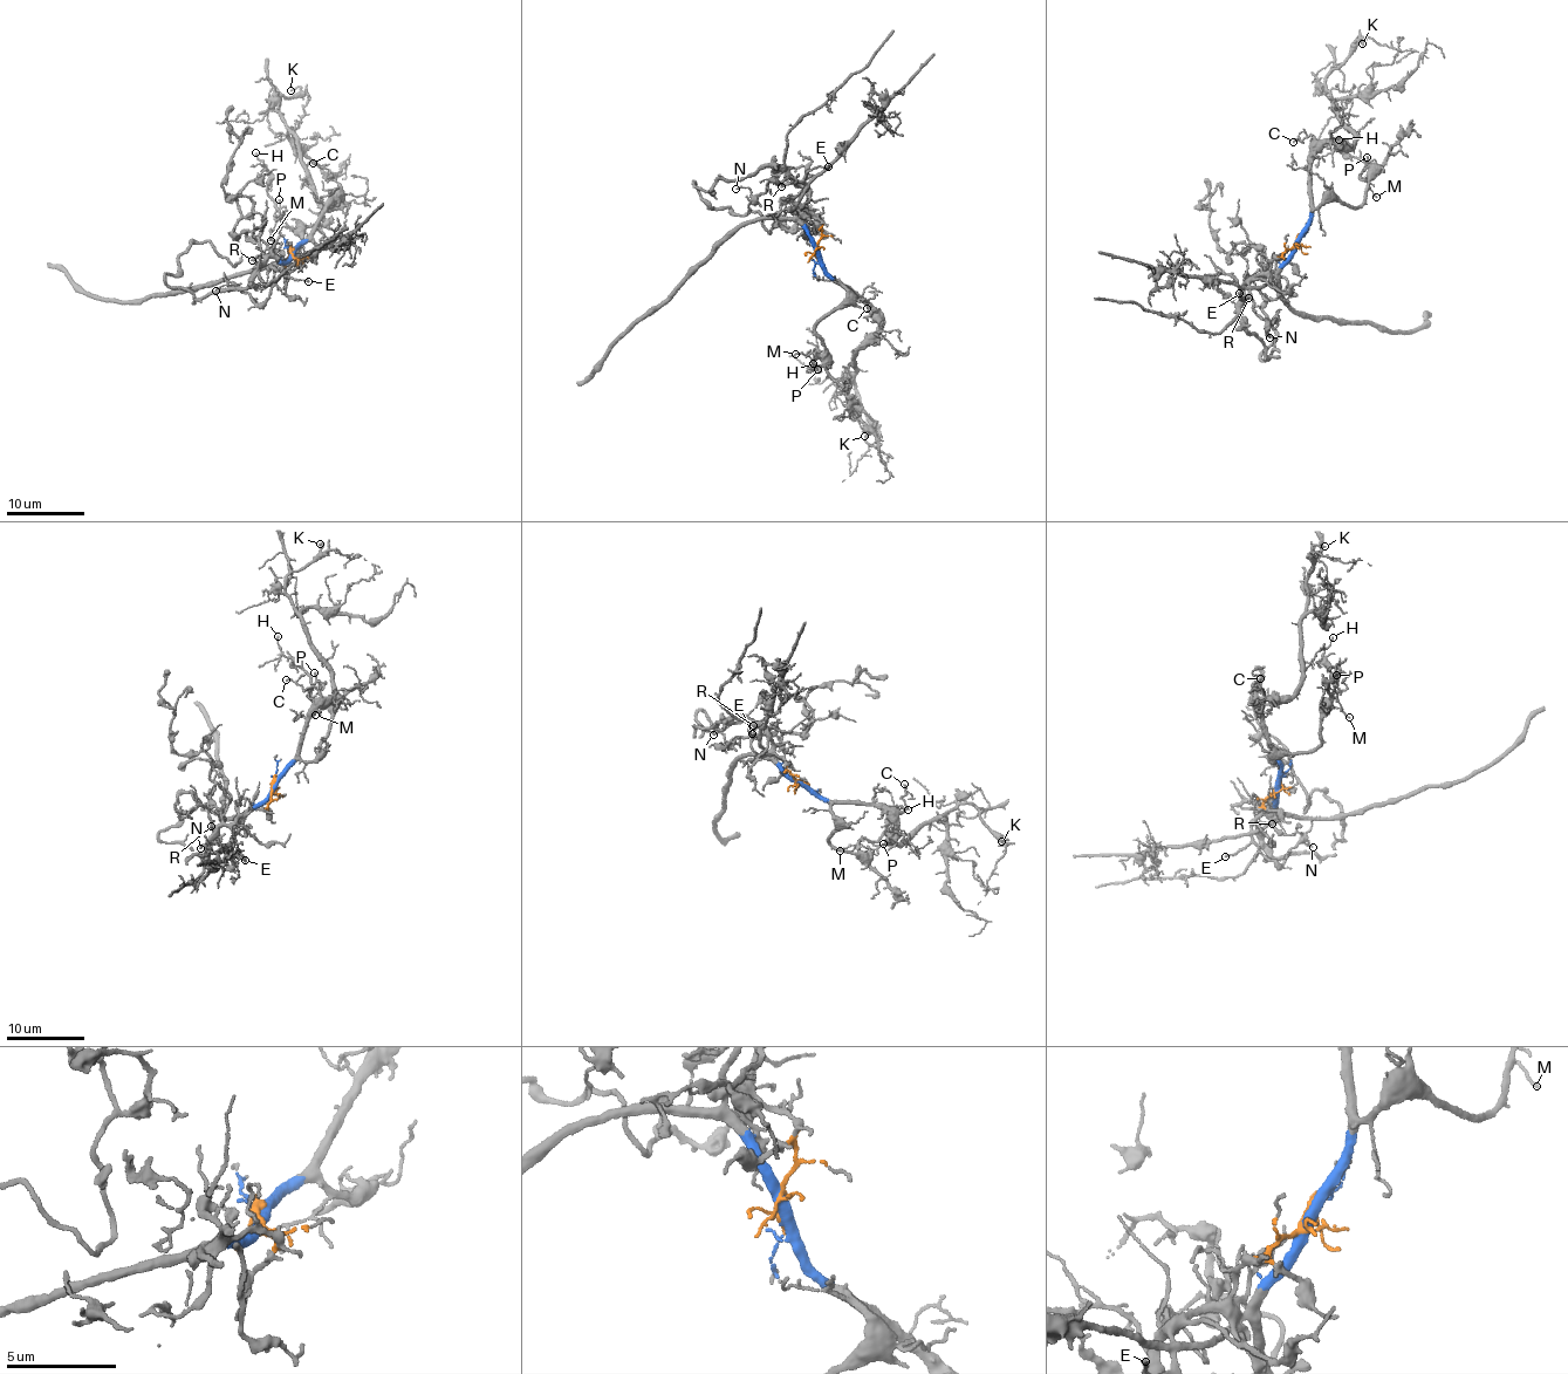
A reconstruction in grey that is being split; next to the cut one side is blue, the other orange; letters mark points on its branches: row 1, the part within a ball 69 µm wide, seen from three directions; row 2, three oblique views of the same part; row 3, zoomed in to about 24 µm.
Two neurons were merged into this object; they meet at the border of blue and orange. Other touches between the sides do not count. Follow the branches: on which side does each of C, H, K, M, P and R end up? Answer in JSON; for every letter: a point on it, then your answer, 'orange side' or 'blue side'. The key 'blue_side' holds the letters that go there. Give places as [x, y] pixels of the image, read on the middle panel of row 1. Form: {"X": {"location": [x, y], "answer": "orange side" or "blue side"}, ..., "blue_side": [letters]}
{"C": {"location": [867, 308], "answer": "blue side"}, "H": {"location": [813, 363], "answer": "blue side"}, "K": {"location": [864, 436], "answer": "blue side"}, "M": {"location": [795, 354], "answer": "blue side"}, "P": {"location": [817, 369], "answer": "blue side"}, "R": {"location": [781, 186], "answer": "orange side"}, "blue_side": ["C", "H", "K", "M", "P"]}

